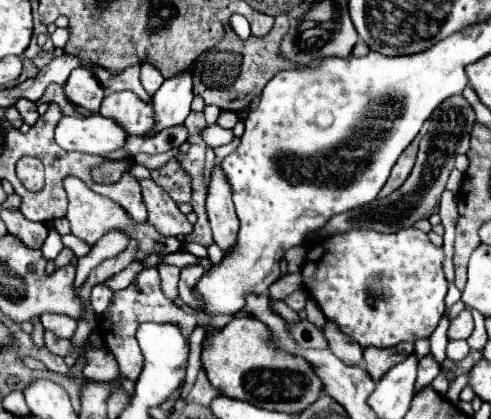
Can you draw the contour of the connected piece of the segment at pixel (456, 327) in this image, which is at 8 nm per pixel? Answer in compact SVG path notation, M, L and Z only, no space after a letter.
M465 309L461 311L449 325L449 331L447 331L447 337L449 339L467 339L469 335L473 333L473 317L471 313Z

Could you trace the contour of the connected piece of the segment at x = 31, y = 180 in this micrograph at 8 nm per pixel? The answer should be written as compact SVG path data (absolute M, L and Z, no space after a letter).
M23 157L17 163L17 177L21 179L26 188L35 187L35 192L43 189L43 165L35 157Z

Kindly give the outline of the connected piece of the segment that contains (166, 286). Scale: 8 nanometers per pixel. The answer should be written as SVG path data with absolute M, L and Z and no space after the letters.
M161 265L159 267L159 277L161 277L161 289L163 289L163 295L167 299L177 299L179 293L177 293L177 283L179 283L179 275L181 271L177 267L171 267L171 265Z

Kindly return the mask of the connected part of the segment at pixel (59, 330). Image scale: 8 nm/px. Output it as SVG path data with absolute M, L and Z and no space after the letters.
M44 314L40 317L44 329L53 331L61 339L71 339L77 328L77 321L63 314Z

